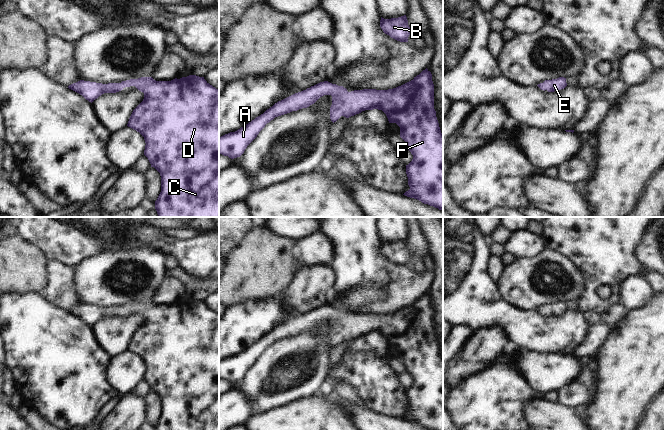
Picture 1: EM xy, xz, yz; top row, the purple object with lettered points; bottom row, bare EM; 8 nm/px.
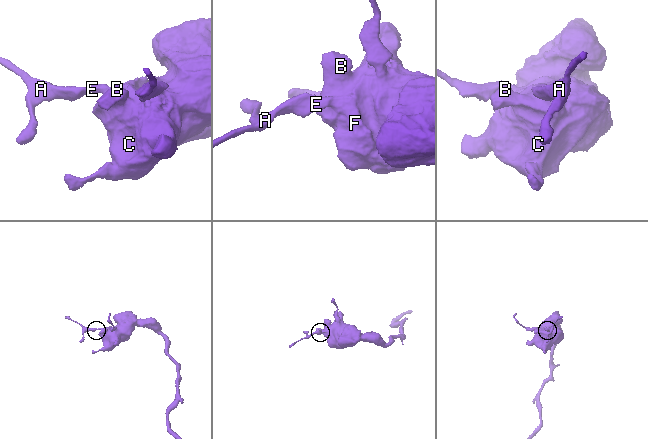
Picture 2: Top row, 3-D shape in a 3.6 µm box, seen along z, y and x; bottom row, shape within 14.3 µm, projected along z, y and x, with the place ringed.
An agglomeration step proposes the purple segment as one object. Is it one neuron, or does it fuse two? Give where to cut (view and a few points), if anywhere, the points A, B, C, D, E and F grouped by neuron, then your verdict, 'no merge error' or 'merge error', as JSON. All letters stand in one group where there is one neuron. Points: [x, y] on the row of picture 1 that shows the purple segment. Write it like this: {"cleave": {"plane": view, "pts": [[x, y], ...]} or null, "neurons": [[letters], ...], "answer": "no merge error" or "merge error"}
{"cleave": null, "neurons": [["A", "B", "C", "D", "E", "F"]], "answer": "no merge error"}

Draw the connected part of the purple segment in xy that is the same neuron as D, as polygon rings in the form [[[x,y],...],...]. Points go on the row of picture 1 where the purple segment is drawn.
[[[196,75],[171,81],[141,77],[108,84],[80,80],[68,88],[92,103],[104,93],[116,93],[130,86],[144,93],[143,101],[133,110],[127,126],[144,137],[144,155],[160,173],[161,192],[155,201],[158,217],[219,217],[219,90]]]

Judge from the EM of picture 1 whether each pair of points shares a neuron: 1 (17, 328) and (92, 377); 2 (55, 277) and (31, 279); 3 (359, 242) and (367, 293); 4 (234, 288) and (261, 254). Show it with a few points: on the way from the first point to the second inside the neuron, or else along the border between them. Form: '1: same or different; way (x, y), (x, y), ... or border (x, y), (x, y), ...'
1: same; way (36, 337), (65, 366), (73, 366)
2: different; border (47, 260), (47, 284), (41, 292)
3: different; border (388, 284), (370, 281), (344, 293)
4: same; way (242, 280), (260, 262)

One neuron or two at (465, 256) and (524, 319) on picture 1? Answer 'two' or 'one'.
one

